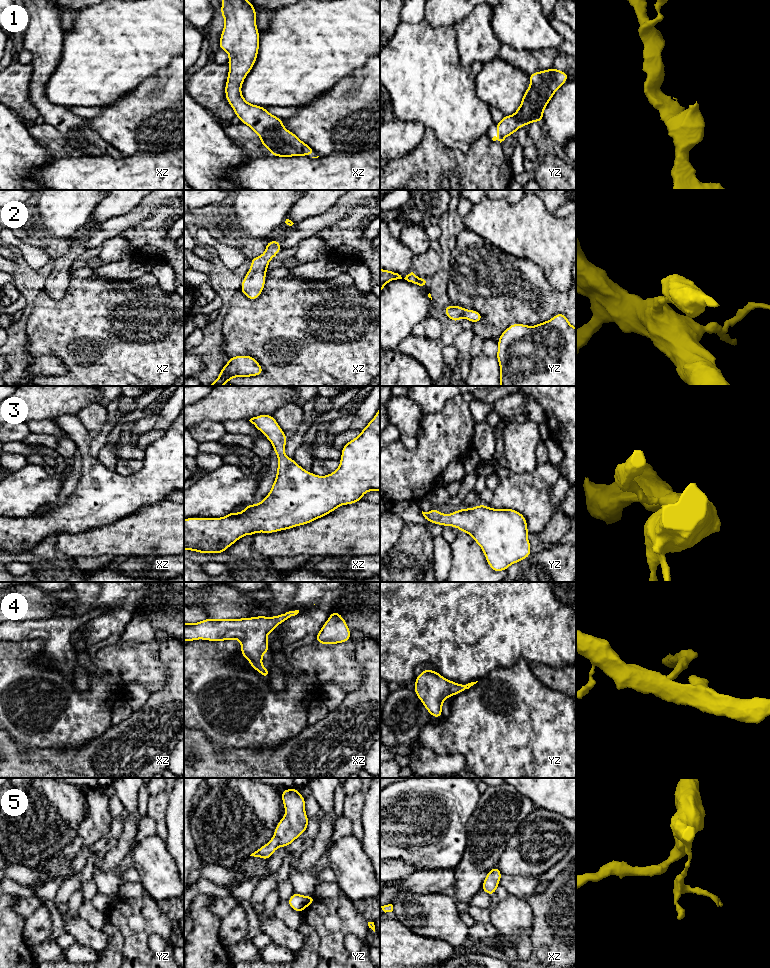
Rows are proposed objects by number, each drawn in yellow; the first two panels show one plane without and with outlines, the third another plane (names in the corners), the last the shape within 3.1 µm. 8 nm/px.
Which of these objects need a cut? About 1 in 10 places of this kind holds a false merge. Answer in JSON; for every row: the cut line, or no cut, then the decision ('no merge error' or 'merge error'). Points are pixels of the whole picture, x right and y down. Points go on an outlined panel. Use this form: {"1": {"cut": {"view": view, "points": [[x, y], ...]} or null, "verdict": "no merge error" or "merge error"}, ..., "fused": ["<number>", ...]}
{"1": {"cut": null, "verdict": "no merge error"}, "2": {"cut": null, "verdict": "no merge error"}, "3": {"cut": null, "verdict": "no merge error"}, "4": {"cut": null, "verdict": "no merge error"}, "5": {"cut": null, "verdict": "no merge error"}, "fused": []}

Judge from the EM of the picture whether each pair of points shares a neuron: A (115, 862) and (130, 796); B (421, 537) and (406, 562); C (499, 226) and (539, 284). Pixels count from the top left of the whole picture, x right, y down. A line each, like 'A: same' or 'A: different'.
A: same
B: same
C: different

